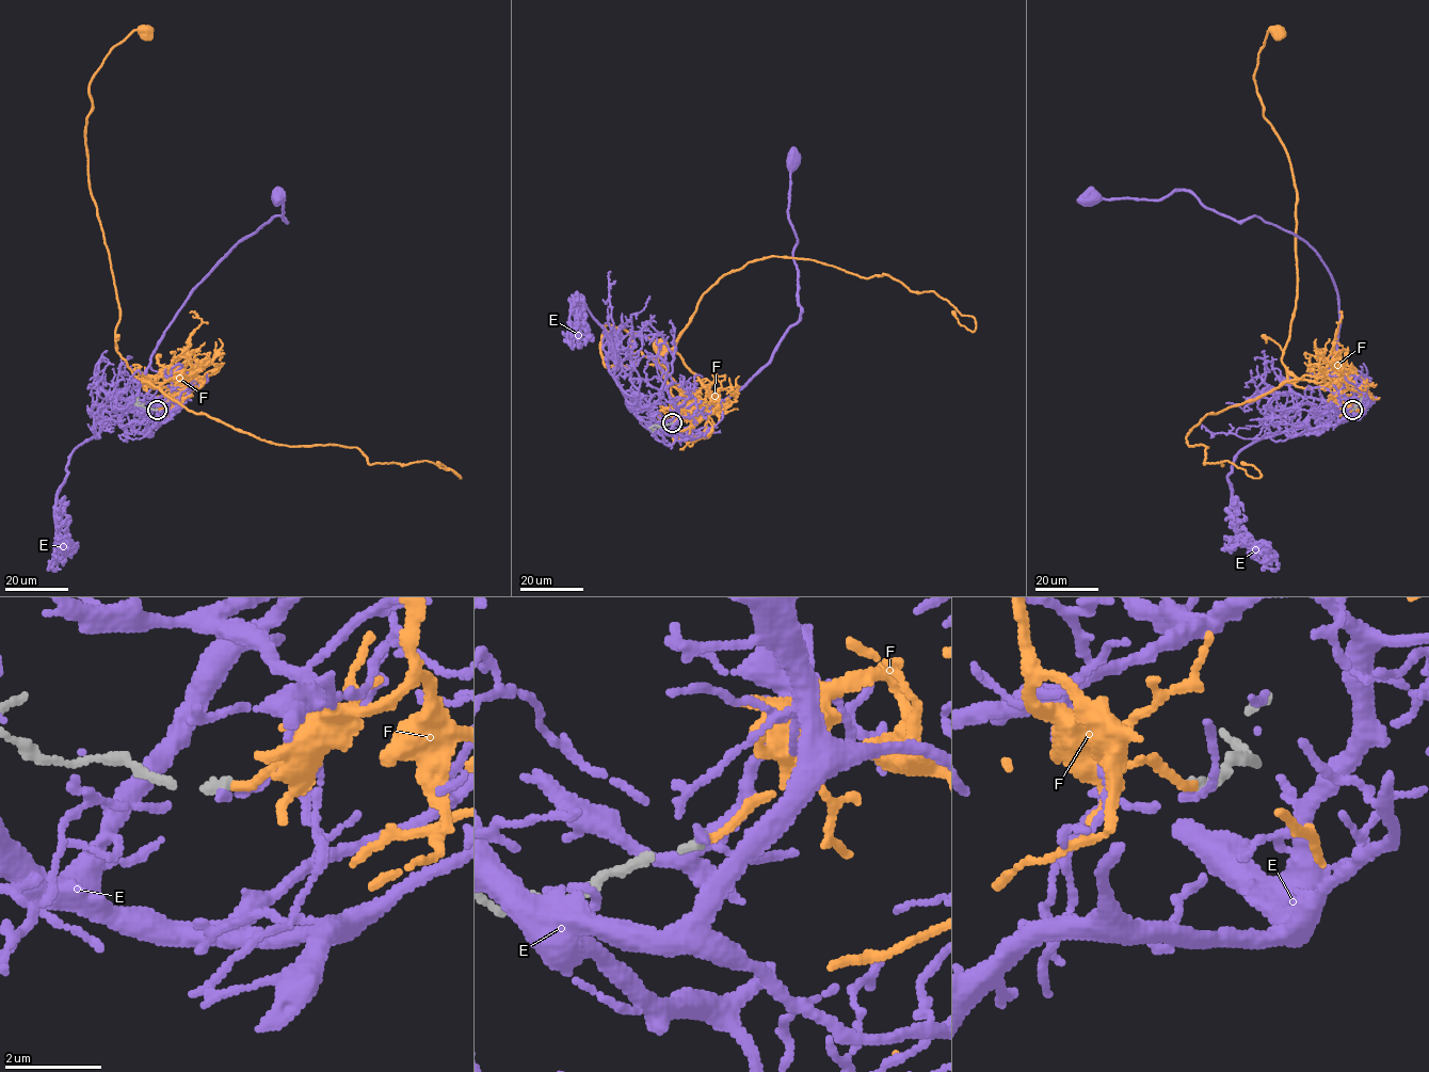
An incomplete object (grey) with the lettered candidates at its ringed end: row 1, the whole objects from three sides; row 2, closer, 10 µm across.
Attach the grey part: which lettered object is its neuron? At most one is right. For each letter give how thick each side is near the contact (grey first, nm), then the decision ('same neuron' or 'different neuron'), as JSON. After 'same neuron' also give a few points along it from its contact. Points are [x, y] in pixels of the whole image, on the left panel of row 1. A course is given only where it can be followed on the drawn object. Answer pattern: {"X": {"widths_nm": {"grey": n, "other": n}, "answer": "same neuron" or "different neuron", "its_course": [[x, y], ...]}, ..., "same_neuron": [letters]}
{"E": {"widths_nm": {"grey": 180, "other": 160}, "answer": "different neuron"}, "F": {"widths_nm": {"grey": 180, "other": 140}, "answer": "same neuron", "its_course": [[157, 409], [176, 387], [143, 383], [116, 349], [117, 294], [85, 143], [93, 74], [133, 31], [145, 31]]}, "same_neuron": ["F"]}

